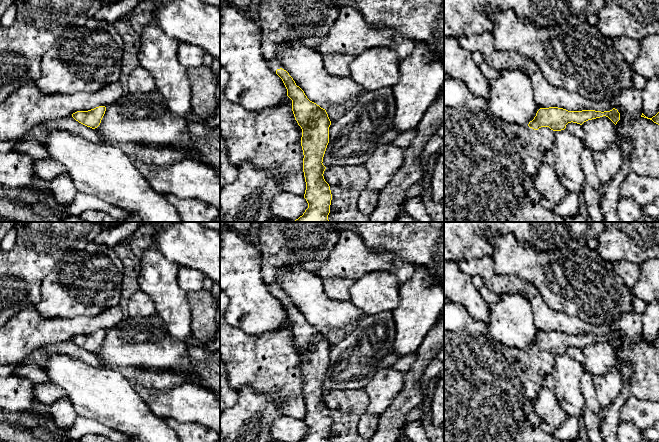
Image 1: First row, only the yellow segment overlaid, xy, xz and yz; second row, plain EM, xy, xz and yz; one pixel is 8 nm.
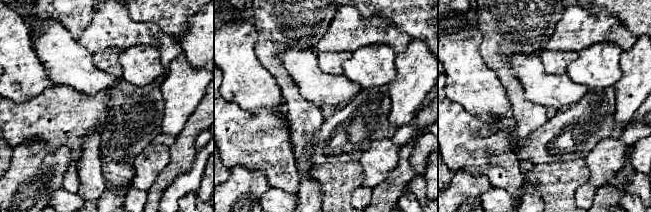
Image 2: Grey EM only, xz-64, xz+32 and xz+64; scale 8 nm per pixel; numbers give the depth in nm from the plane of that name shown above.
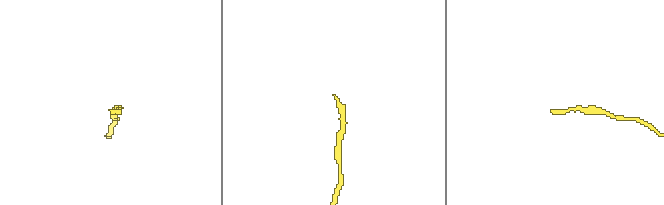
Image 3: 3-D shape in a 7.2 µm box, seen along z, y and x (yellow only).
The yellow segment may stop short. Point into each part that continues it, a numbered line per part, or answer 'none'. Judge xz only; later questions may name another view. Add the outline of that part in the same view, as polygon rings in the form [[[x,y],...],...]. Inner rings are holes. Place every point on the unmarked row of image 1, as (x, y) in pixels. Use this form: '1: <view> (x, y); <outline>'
1: xz (282, 244); [[[261,222],[255,243],[263,262],[262,279],[269,291],[273,295],[281,292],[276,279],[282,268],[300,266],[316,273],[338,242],[341,228],[338,222]]]

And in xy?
none

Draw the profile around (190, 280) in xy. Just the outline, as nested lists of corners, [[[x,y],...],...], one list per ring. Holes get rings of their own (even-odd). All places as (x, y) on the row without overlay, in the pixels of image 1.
[[[186,266],[179,267],[177,275],[178,285],[187,294],[202,290],[204,279],[205,275],[198,270]]]

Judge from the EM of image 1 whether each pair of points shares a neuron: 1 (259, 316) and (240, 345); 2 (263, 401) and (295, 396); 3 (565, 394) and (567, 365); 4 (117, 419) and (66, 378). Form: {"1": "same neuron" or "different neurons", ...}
{"1": "different neurons", "2": "different neurons", "3": "same neuron", "4": "same neuron"}

